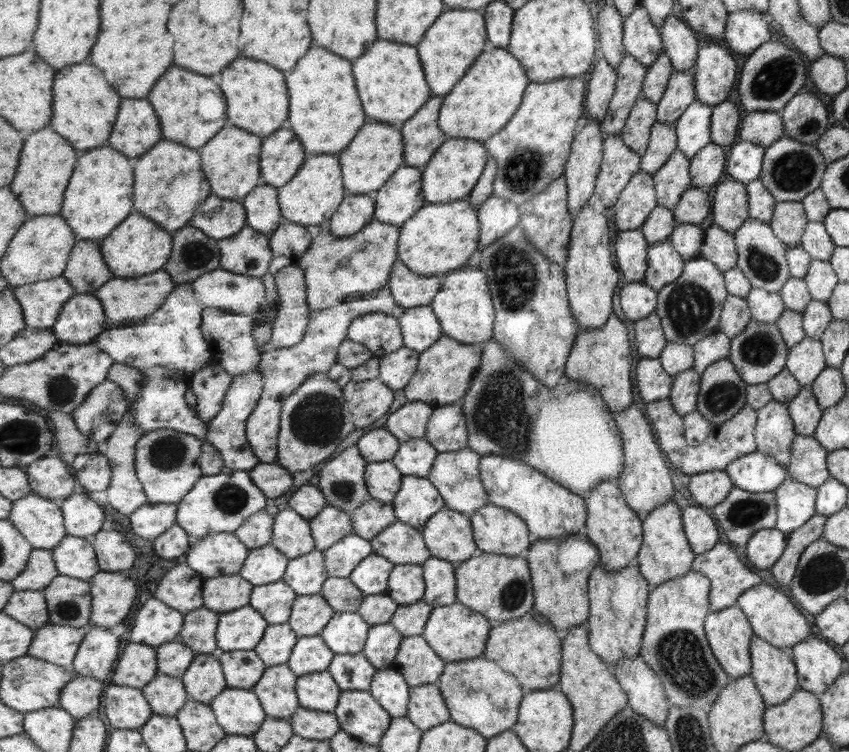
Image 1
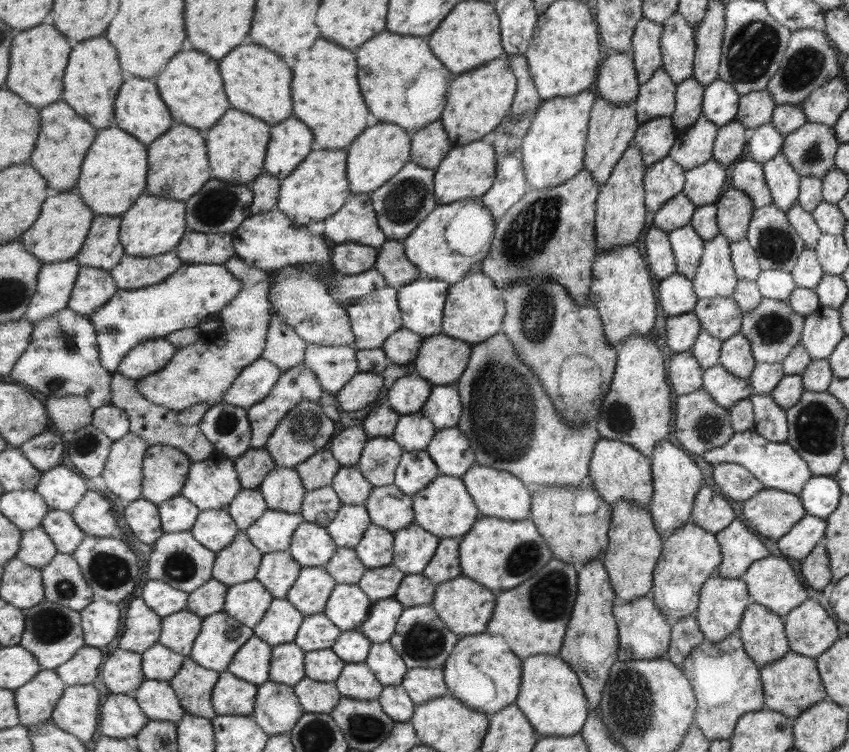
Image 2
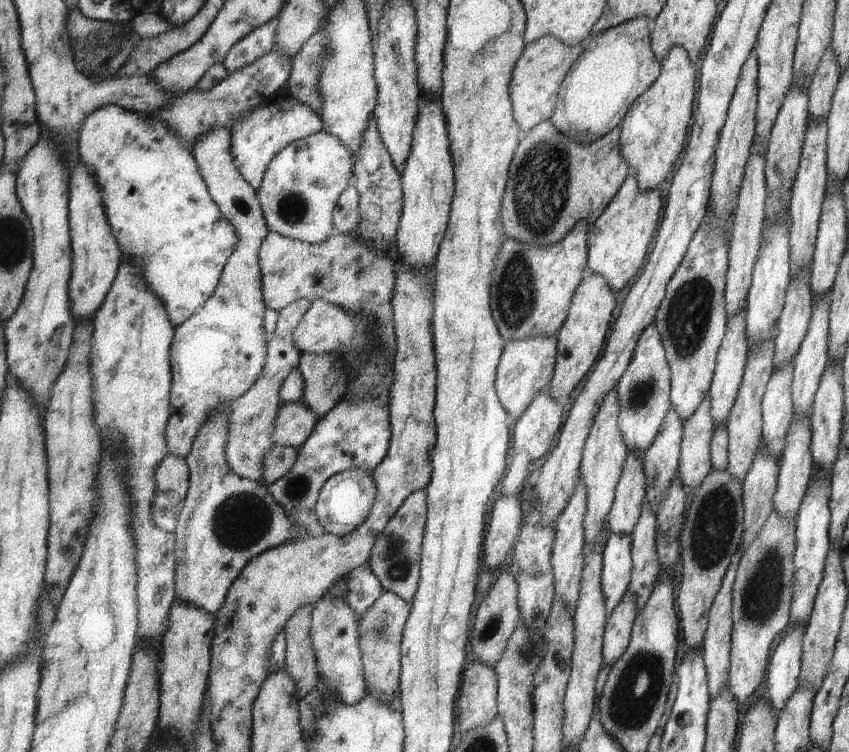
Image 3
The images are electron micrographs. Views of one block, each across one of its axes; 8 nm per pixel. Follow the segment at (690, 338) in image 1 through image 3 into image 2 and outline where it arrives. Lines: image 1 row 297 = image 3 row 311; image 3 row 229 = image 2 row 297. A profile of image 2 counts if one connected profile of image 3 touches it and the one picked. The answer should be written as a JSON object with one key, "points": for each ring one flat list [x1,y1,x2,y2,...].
{"points":[[720,232,704,241,700,264,692,279,699,300,711,297,731,297,739,281,733,270,731,245]]}

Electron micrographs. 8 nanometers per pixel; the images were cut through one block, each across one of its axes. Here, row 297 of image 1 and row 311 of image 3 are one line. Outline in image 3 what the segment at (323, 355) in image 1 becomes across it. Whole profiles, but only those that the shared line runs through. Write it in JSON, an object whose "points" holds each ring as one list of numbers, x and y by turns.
{"points":[[270,230,260,248,260,265,265,286,264,301,268,309,280,311,301,299,311,300,311,302,325,299,347,310,356,313,364,312,368,323,364,331,361,363,371,364,374,359,386,360,387,358,389,362,396,361,397,337,393,301,397,291,397,274,396,262,387,252,371,249,359,236,354,237,341,232,333,233,333,236,322,244,309,244]]}

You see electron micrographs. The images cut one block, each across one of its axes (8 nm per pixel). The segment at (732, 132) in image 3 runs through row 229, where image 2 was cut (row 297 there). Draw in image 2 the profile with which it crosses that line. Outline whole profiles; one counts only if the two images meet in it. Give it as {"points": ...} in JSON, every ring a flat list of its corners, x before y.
{"points":[[711,297,697,300,692,310,700,327,721,340,739,332,743,312,732,297]]}

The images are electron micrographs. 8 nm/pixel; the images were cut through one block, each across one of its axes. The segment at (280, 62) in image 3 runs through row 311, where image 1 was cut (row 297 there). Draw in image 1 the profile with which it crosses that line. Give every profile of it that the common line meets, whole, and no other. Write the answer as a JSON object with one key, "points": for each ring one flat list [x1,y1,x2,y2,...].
{"points":[[223,266,213,271,191,284,205,308,217,307,251,317,259,315,268,298,263,278,233,273]]}

